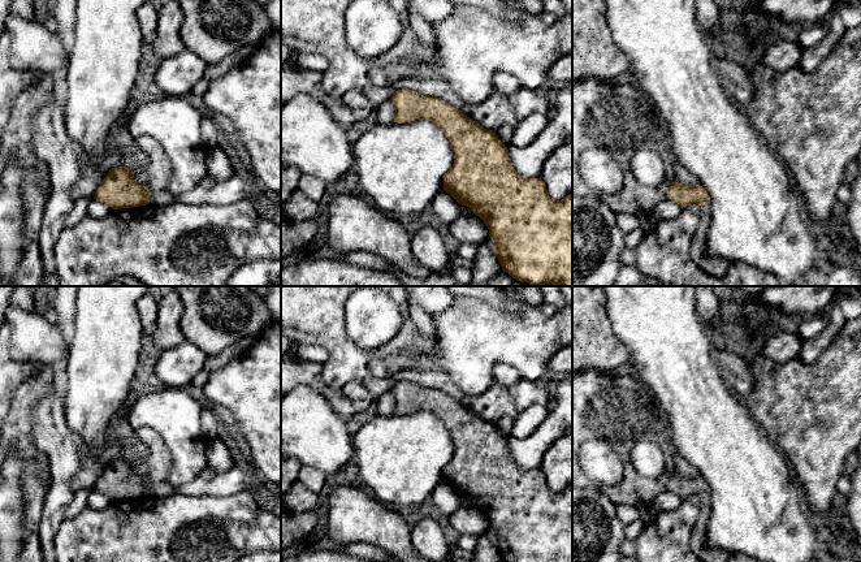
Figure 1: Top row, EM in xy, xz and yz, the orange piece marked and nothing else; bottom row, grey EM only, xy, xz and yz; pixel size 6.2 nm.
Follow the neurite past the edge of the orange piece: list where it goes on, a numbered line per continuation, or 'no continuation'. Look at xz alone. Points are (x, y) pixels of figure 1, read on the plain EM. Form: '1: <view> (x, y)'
no continuation

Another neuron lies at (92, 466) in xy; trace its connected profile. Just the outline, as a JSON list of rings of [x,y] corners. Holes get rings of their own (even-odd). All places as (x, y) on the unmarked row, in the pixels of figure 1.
[[[111,442],[100,445],[98,448],[86,448],[82,455],[82,464],[74,479],[72,480],[72,488],[74,492],[86,489],[94,490],[98,479],[109,463],[105,463],[101,457],[103,451],[111,445]]]

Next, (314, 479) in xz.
[[[302,464],[298,474],[298,481],[307,487],[311,492],[319,494],[326,481],[326,474],[315,467]]]

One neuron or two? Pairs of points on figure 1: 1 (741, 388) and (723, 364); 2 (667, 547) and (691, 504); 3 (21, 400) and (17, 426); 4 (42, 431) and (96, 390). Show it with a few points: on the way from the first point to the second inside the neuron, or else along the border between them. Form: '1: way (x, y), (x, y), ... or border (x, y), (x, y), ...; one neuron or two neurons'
1: way (741, 383), (728, 370); one neuron
2: way (669, 536), (687, 514); one neuron
3: way (21, 406), (18, 419); one neuron
4: border (64, 389), (64, 416), (66, 426), (72, 431); two neurons

